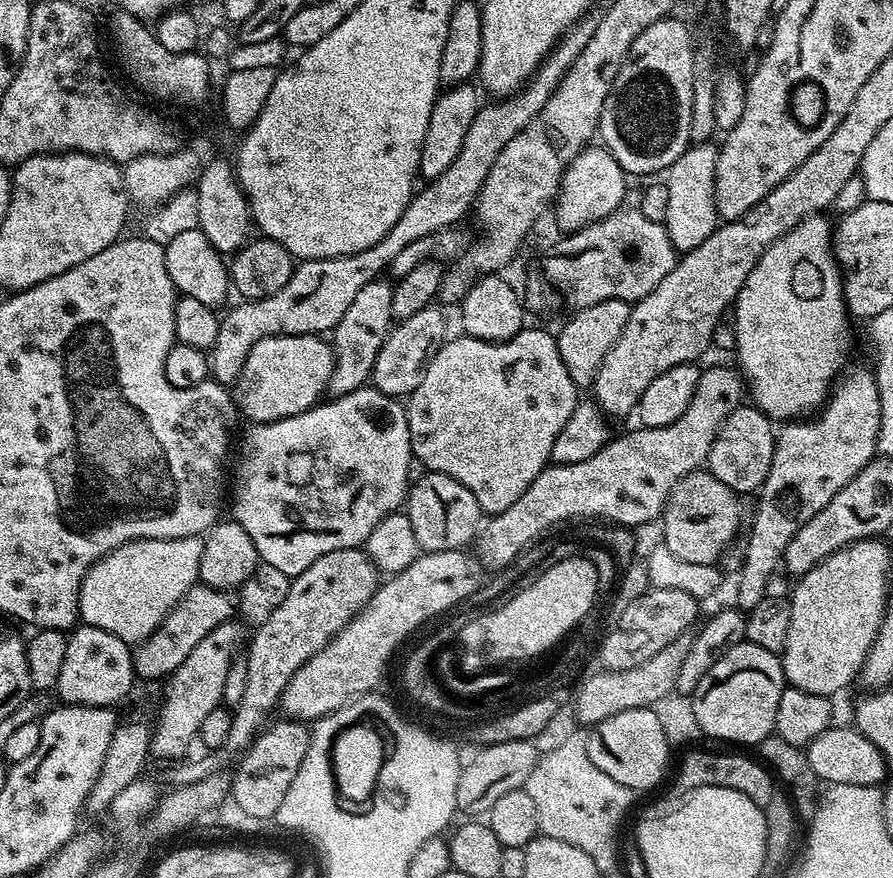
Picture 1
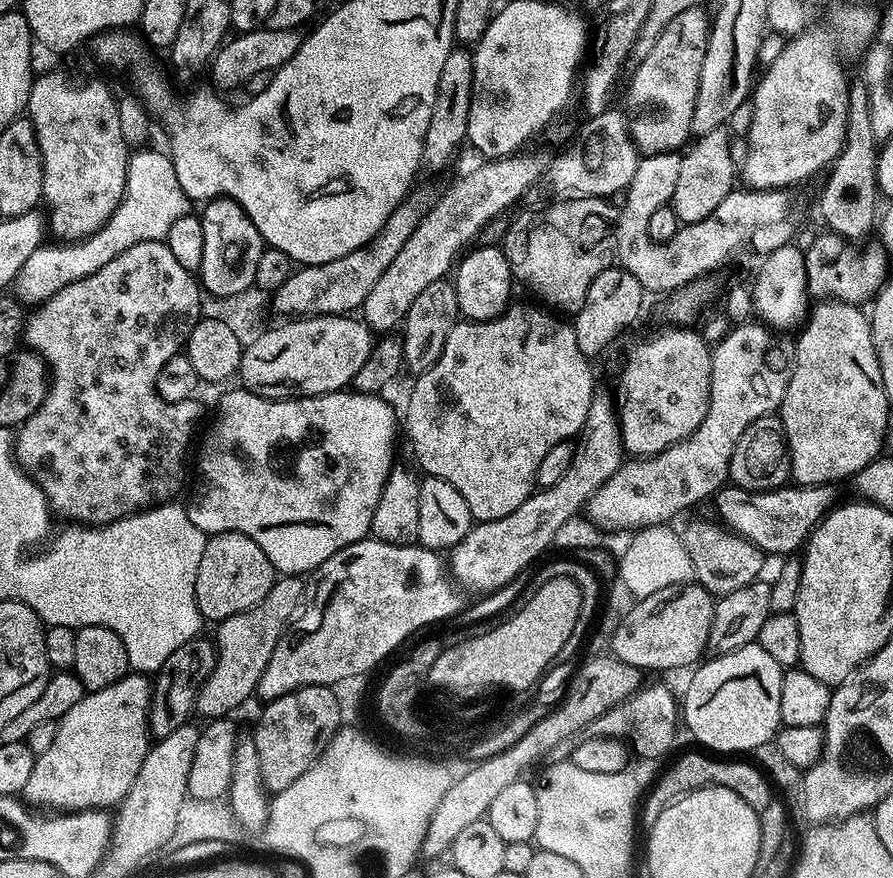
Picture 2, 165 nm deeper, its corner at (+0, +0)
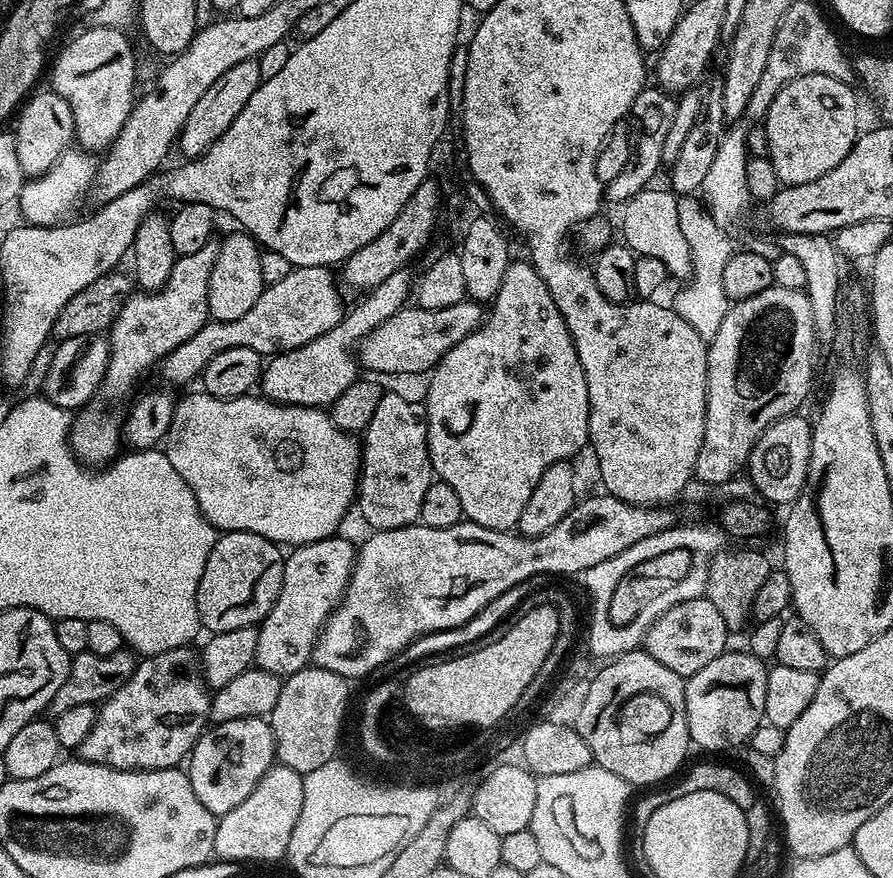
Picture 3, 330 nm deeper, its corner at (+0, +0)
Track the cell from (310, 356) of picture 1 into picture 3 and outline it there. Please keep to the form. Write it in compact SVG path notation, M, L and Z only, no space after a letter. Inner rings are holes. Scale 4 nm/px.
M467 298L459 300L454 306L442 306L442 310L437 312L419 306L402 307L398 310L398 314L386 318L386 322L382 322L382 326L378 326L369 336L365 336L361 340L358 349L359 367L361 369L369 368L372 371L369 373L372 374L385 372L388 376L412 376L415 372L431 373L432 369L436 367L436 363L447 352L454 346L458 346L458 342L462 342L462 338L466 338L466 334L473 332L483 322L485 315L485 309L477 301Z

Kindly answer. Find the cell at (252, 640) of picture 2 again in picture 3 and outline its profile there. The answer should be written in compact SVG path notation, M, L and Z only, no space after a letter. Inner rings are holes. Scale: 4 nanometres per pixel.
M337 534L327 540L302 544L287 553L282 590L272 609L258 625L260 633L255 667L281 678L309 667L312 649L316 647L329 616L348 589L348 580L356 564L357 549L342 537Z

